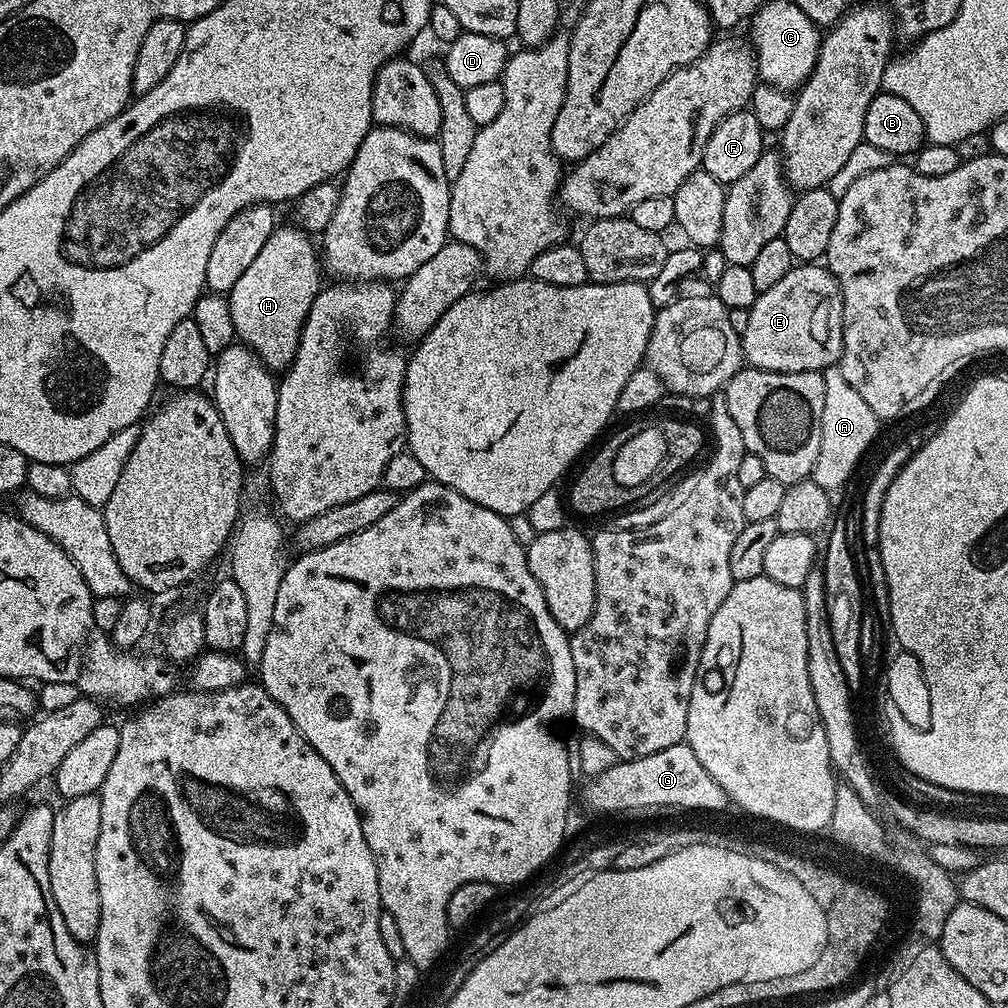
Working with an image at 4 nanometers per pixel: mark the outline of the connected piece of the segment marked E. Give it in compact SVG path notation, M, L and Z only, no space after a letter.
M816 262L794 266L782 282L757 295L748 313L750 323L742 334L742 343L744 359L751 367L767 372L823 372L825 368L839 365L844 349L844 299L839 282L827 267Z

